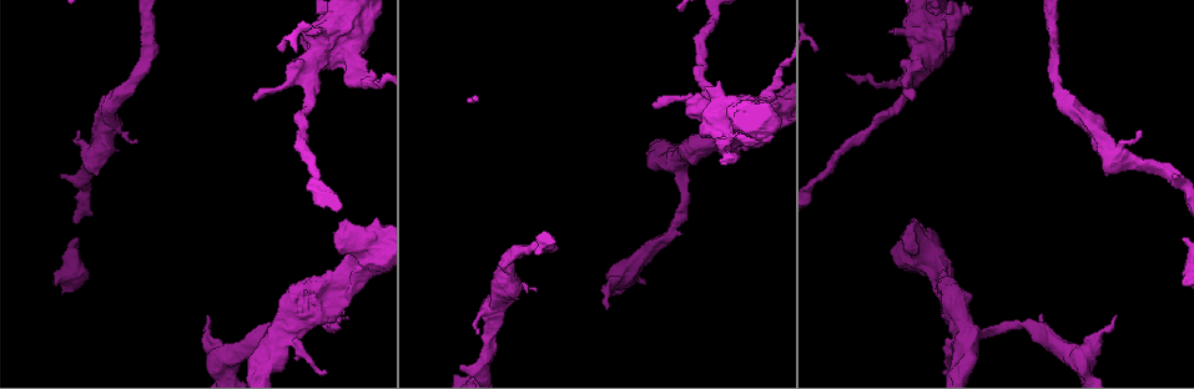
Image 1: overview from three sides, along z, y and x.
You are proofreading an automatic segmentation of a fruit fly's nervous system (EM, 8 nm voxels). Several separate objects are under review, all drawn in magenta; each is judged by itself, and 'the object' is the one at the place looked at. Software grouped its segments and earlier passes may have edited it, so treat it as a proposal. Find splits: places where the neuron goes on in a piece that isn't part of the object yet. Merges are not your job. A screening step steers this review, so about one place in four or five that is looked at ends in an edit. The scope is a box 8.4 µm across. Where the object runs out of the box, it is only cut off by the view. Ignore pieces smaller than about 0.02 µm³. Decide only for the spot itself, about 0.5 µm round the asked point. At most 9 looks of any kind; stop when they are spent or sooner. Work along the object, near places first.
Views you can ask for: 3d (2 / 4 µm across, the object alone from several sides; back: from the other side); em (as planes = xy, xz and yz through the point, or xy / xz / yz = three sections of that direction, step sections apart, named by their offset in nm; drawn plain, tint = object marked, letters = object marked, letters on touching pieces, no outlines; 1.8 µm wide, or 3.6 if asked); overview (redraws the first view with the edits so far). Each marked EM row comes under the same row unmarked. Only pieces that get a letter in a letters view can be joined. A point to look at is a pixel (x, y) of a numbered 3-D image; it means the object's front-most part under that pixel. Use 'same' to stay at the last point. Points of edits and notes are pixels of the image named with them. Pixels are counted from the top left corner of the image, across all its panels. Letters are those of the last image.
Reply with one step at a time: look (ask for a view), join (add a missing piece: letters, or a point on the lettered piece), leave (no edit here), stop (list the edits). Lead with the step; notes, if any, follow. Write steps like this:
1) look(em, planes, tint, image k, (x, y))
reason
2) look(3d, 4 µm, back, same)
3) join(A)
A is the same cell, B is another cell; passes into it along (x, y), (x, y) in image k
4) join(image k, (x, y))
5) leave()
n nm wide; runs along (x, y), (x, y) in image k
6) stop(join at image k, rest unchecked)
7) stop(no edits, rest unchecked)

look(3d, 2 µm, image 1, (608, 306))

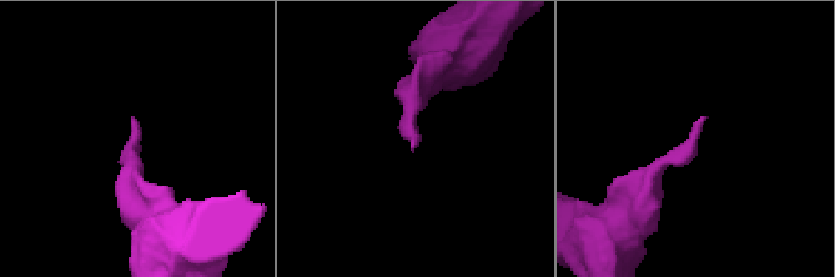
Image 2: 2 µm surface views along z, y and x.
look(em, yz, step 8, tint, image 2, (700, 116))
now the EM

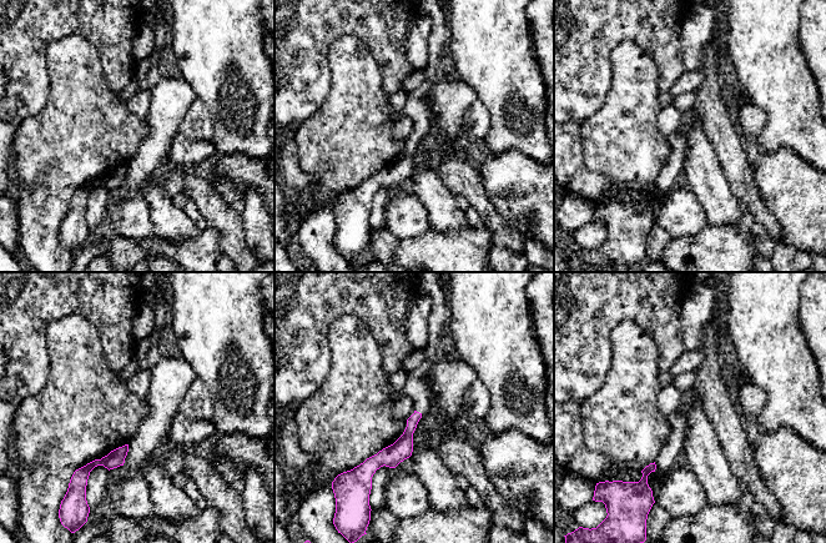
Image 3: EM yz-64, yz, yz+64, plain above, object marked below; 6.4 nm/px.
look(em, planes, letters, same)
another direction

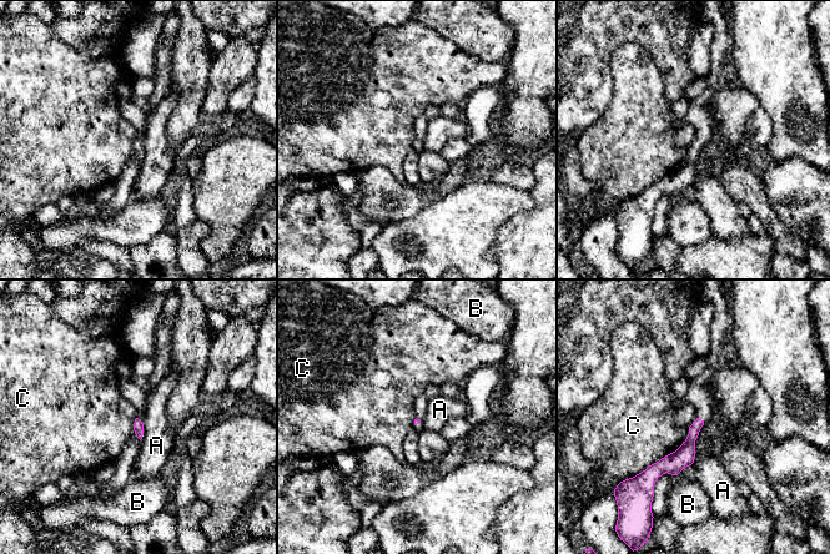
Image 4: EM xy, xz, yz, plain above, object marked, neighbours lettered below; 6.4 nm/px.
leave()
C touches over 500 nm; A, B and C are other cells; border along (689, 428), (674, 451), (632, 477) in image 4; no lettered piece goes on from it

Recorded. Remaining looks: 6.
look(em, planes, letters, image 1, (308, 31))
free end

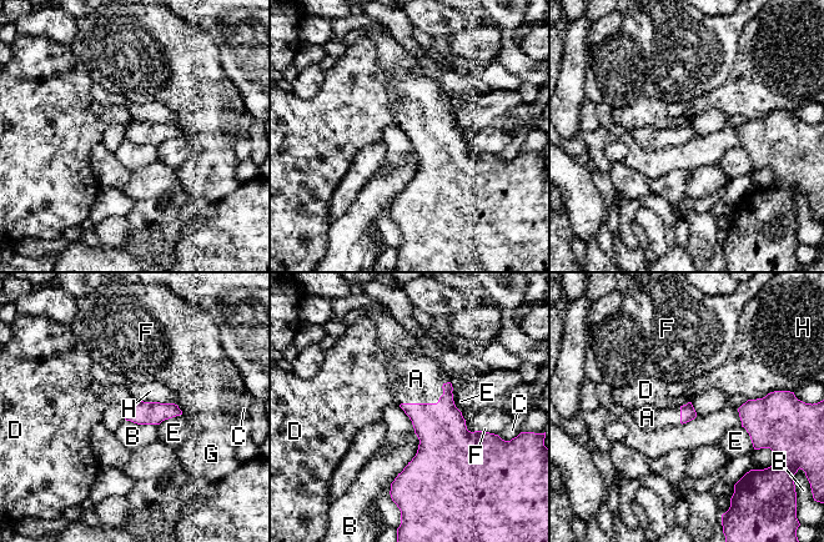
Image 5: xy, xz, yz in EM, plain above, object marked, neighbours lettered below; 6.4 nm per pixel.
join(A)
A is the same cell, B, C, D, E, F, G and H are other cells; passes into it along (441, 428), (430, 404), (416, 379) in image 5; it goes on there

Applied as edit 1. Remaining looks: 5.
look(overview)

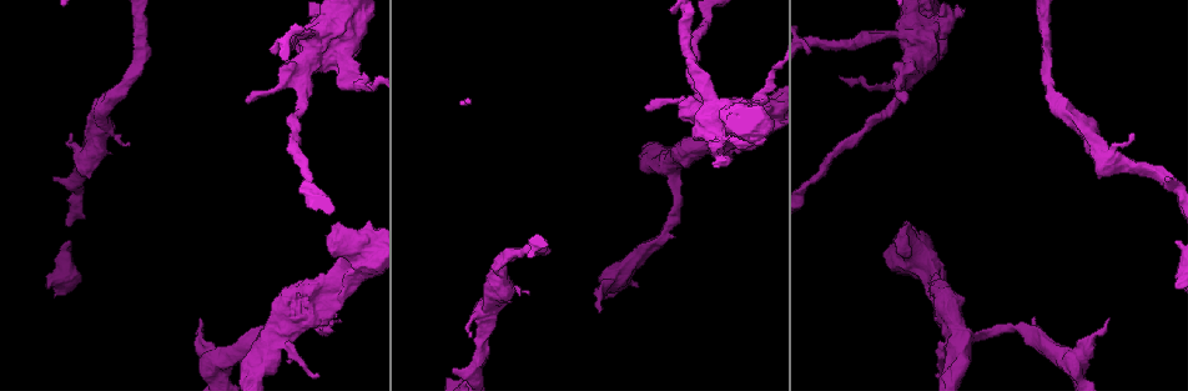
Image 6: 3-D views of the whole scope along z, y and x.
look(3d, 4 µm, back, image 6, (648, 109))

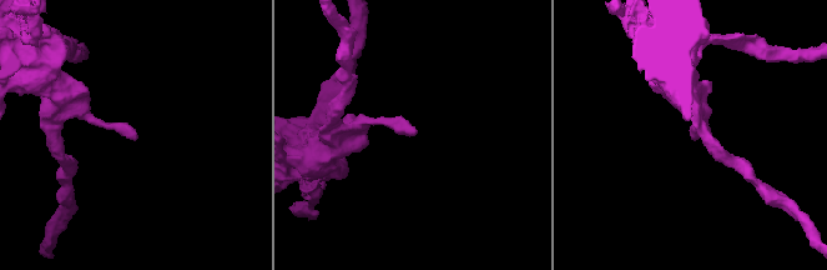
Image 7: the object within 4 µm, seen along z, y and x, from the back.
look(em, yz, step 16, tint, image 7, (416, 133))

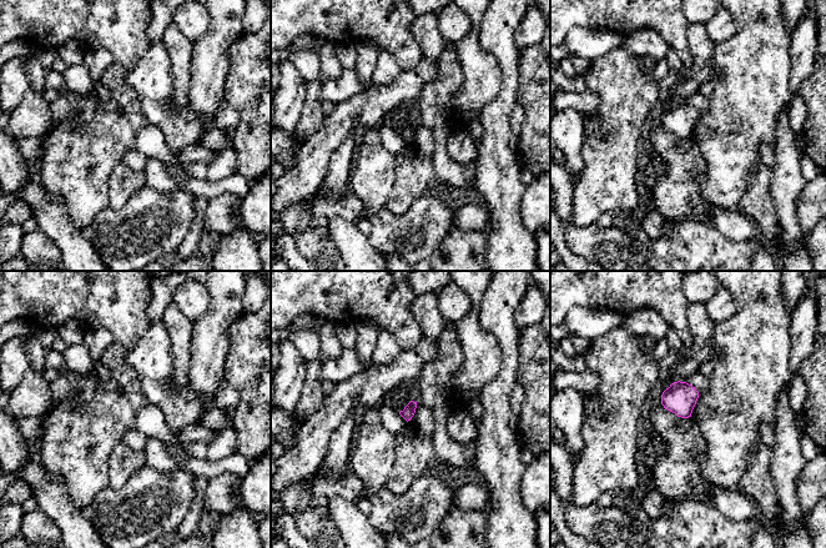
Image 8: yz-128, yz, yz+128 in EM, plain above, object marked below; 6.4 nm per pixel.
look(em, planes, letters, same)
cut it another way

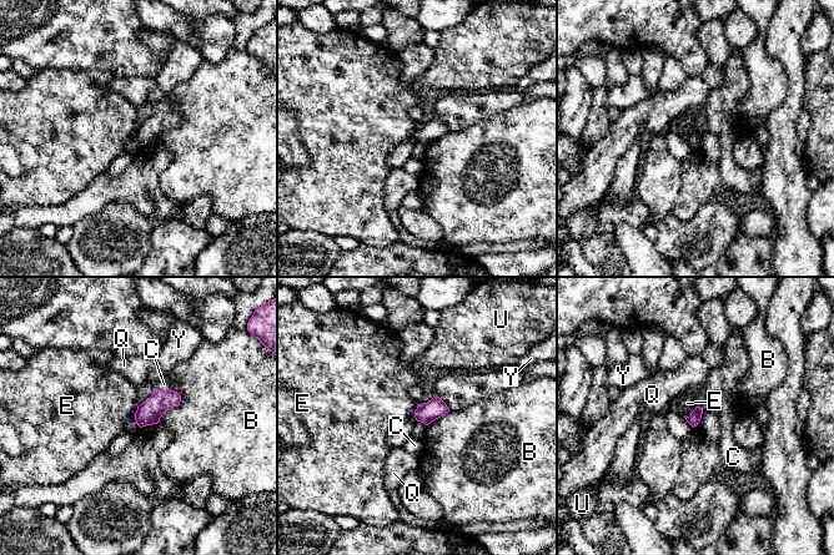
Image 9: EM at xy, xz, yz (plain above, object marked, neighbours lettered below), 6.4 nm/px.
leave()
B, C, E, Q, U and Y are other cells; border along (697, 405), (684, 418) in image 9; none of them fits

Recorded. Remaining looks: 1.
look(em, planes, letters, image 6, (101, 106))
sudden change in width

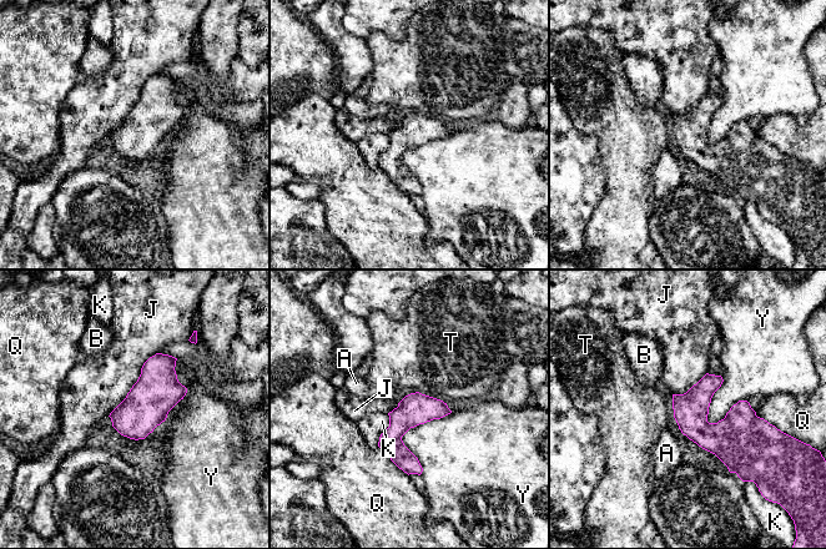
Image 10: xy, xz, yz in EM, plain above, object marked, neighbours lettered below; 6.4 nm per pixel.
leave()
A, B, J, K, Q, T and Y are other cells; border along (156, 352), (107, 416) in image 10; no lettered piece goes on from it

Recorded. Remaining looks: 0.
stop(join at image 5, rest unchecked)

